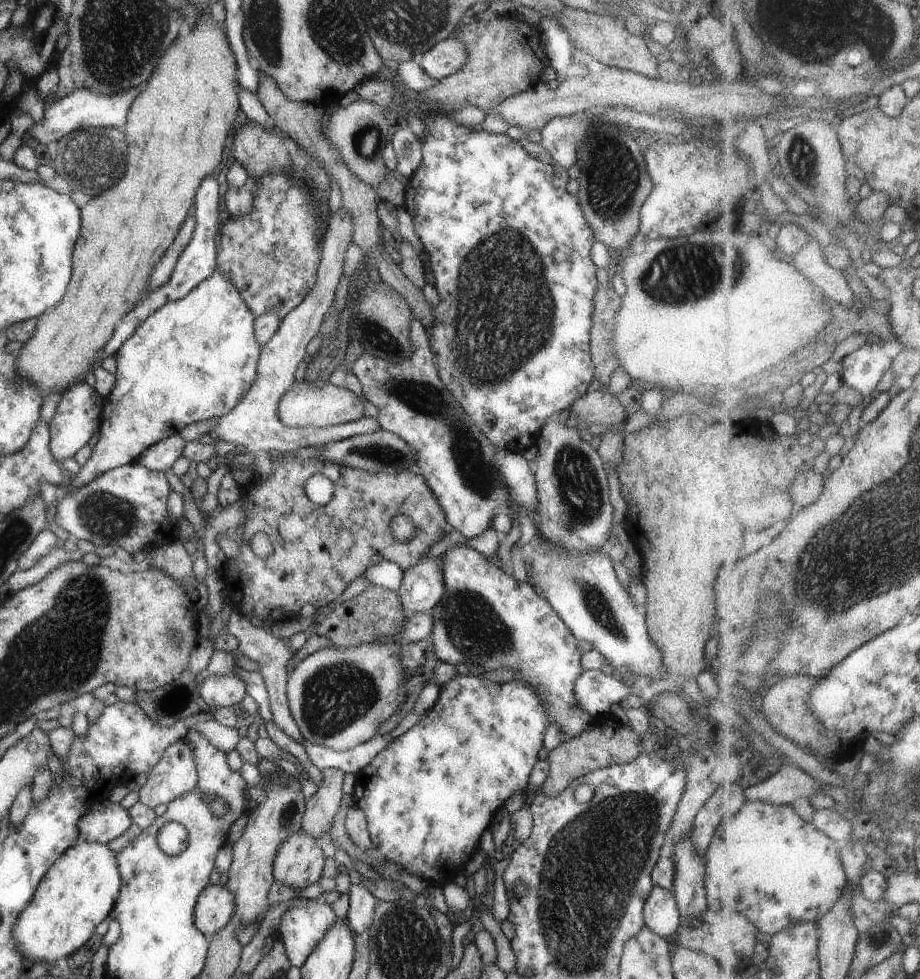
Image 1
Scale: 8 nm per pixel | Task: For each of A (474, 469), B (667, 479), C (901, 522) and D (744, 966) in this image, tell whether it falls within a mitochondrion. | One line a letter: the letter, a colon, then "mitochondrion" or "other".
A: mitochondrion
B: other
C: mitochondrion
D: other

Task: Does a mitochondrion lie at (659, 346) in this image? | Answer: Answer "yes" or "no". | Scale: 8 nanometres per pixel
no

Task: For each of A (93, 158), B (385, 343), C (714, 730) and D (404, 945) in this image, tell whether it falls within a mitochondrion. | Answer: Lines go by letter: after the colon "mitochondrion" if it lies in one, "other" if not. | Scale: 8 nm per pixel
A: mitochondrion
B: mitochondrion
C: other
D: mitochondrion

